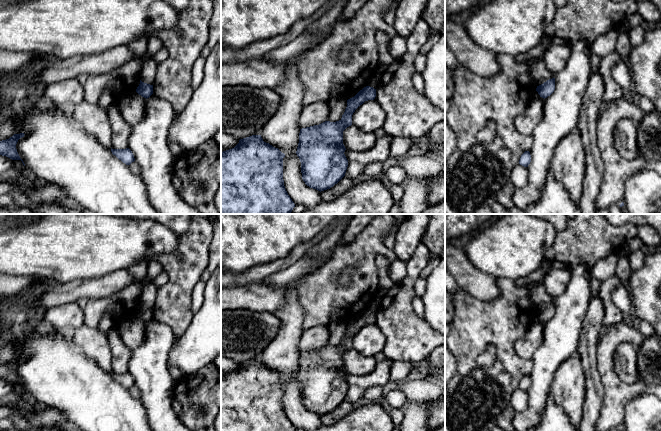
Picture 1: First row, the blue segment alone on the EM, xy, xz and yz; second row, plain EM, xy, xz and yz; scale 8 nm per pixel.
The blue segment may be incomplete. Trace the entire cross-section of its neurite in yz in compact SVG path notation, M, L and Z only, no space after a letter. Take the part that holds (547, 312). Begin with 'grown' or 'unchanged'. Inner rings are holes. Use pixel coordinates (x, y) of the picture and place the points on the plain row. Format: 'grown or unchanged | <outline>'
unchanged | M555 302L549 303L543 308L537 310L536 315L542 322L547 322L550 320L555 314Z

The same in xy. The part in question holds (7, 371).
unchanged | M20 357L20 358L14 358L12 361L10 361L9 363L6 364L2 364L0 365L0 379L2 380L6 380L12 384L21 384L23 389L25 390L23 384L20 382L17 373L16 373L16 368L18 366L18 364L22 361L24 361L24 357Z

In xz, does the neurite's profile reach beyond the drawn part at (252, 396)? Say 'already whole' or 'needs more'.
already whole

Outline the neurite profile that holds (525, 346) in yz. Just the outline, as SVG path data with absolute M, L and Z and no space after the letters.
M544 322L533 323L526 334L515 342L516 354L524 359L532 360L535 351L543 340Z

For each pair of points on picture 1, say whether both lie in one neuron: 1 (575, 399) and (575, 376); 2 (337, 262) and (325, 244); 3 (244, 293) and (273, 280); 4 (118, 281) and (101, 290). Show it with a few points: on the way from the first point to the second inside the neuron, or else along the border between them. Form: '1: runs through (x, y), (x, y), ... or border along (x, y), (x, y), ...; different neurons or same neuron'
1: runs through (574, 393), (574, 382); same neuron
2: border along (331, 256), (319, 267); different neurons
3: border along (262, 282), (269, 286), (285, 286); different neurons
4: runs through (114, 282), (105, 286); same neuron

